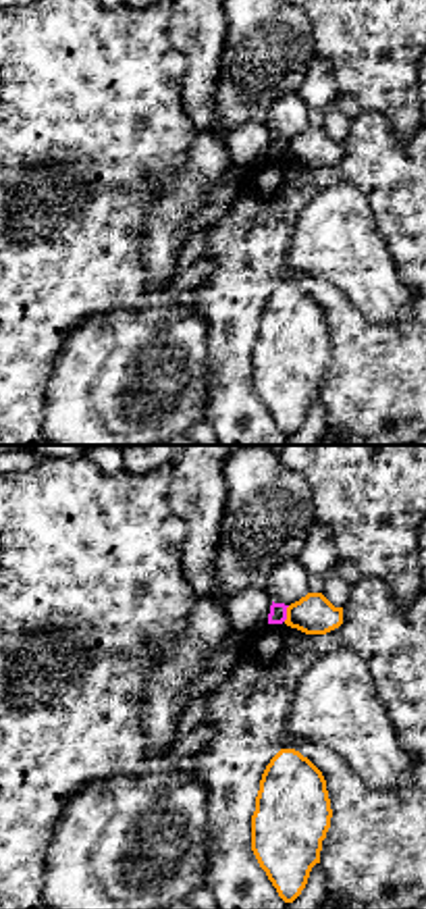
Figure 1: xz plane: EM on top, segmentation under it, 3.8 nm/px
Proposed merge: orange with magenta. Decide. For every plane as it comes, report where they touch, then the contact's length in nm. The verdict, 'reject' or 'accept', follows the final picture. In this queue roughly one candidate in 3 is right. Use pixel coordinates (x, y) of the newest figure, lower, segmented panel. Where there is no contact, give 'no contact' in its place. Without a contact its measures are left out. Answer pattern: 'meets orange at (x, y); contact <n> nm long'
meets orange at (287, 614); contact 70 nm long

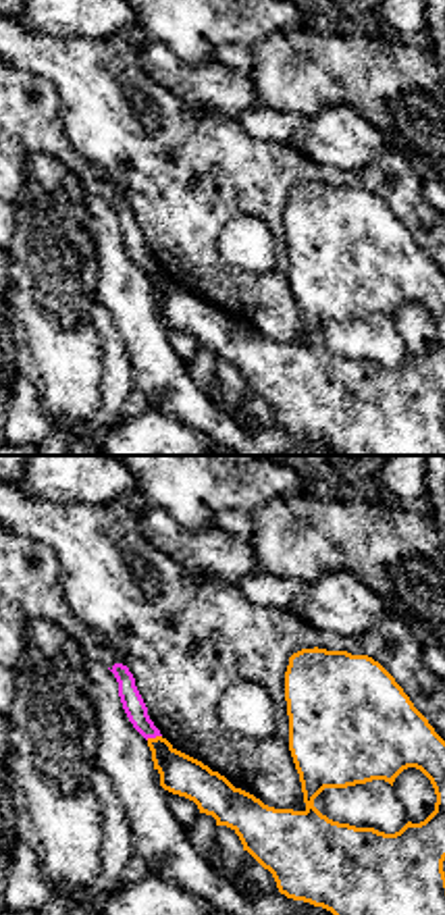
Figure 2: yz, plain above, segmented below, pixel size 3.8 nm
meets orange at (152, 739); contact 70 nm long

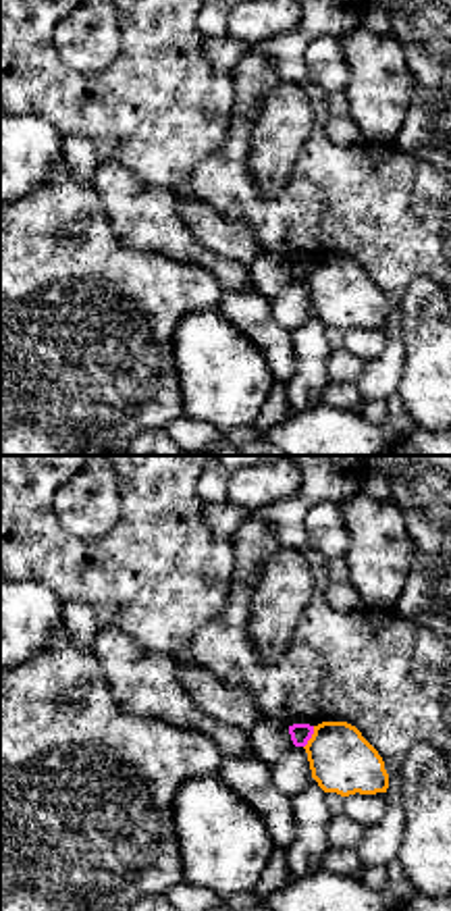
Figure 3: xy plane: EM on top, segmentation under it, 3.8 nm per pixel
meets orange at (312, 737); contact 100 nm long

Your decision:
reject

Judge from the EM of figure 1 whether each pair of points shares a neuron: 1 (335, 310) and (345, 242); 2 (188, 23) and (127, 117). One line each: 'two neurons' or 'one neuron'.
1: two neurons
2: two neurons

